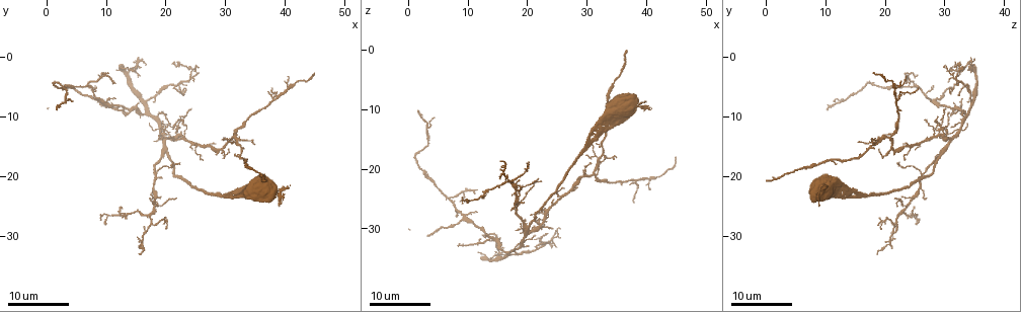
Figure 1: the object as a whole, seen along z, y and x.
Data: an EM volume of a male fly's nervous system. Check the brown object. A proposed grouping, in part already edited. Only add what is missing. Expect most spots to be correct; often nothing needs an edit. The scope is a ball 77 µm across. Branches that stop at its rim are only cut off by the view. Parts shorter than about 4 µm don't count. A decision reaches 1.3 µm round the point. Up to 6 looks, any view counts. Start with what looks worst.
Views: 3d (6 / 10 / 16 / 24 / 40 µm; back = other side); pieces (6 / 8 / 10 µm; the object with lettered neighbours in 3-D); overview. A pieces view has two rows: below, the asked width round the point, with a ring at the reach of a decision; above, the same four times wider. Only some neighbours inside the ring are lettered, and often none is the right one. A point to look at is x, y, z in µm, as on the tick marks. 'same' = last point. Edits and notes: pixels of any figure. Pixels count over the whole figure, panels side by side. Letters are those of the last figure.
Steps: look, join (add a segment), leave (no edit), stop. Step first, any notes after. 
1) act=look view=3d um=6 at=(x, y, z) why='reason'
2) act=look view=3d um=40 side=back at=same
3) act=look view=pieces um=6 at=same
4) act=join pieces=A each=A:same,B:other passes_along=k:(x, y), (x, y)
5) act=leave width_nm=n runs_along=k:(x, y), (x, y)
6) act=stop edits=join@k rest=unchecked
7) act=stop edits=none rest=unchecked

act=look view=3d um=24 at=(11.5, 4.0, 24.0) why='tapers out'

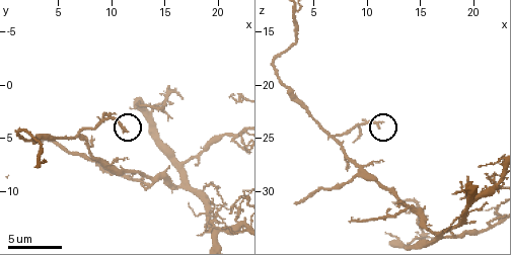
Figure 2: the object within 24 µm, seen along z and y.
act=look view=pieces um=10 at=(11.6, 4.4, 23.6)

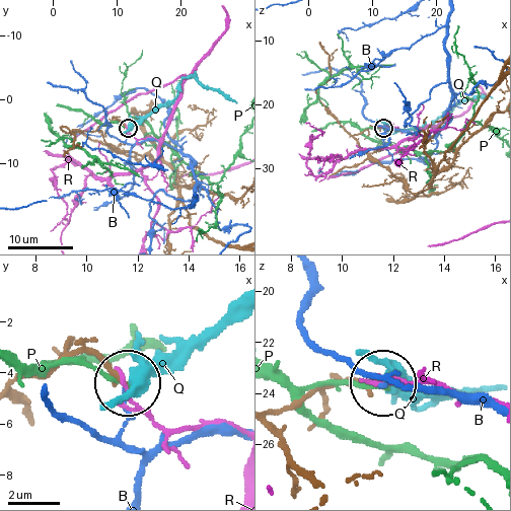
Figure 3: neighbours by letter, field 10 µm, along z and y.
act=leave each=B:other,P:other,Q:other,R:other found='none of them fits'

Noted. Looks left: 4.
act=look view=3d um=16 at=(36.5, 21.0, 0.0) why='branch stops here'

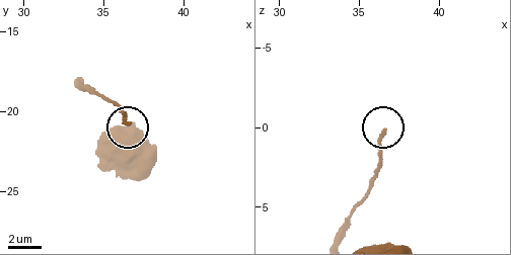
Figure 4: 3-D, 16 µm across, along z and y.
act=look view=pieces um=8 at=(36.7, 20.8, 0.1)

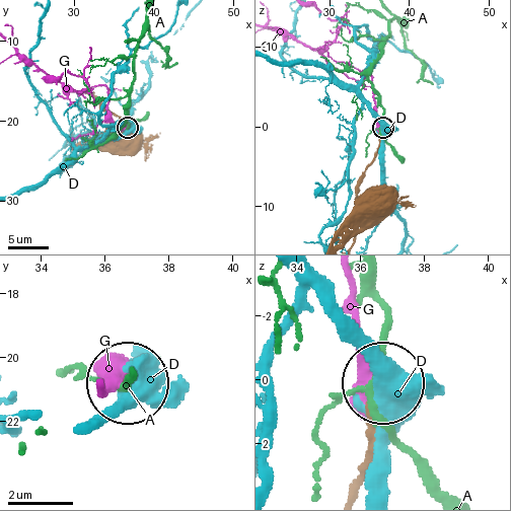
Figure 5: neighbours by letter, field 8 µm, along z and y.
act=leave each=A:other,D:other,G:other runs_along=5:(349, 494), (368, 445), (368, 405), (381, 382) found='no lettered segment goes on from it'

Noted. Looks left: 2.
act=look view=3d um=16 at=(1.5, 9.0, 10.0) why='an open end'

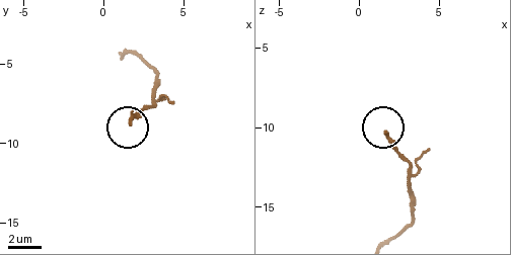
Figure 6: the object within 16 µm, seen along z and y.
act=look view=pieces um=6 at=(1.6, 8.6, 10.3) why='what lies round it'

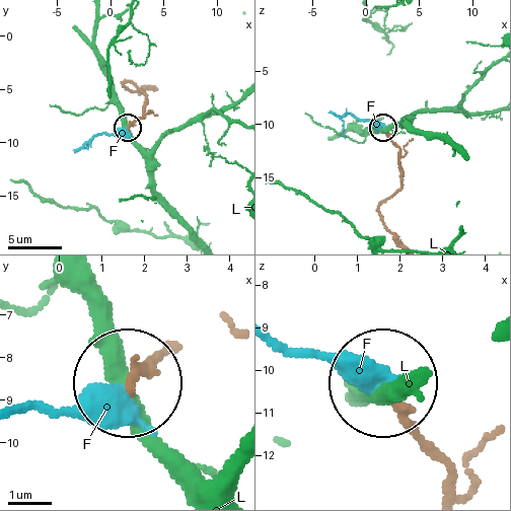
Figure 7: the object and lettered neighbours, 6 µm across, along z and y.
act=leave each=F:other,L:other found='none of them fits'

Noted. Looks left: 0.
act=stop edits=none rest=unchecked

